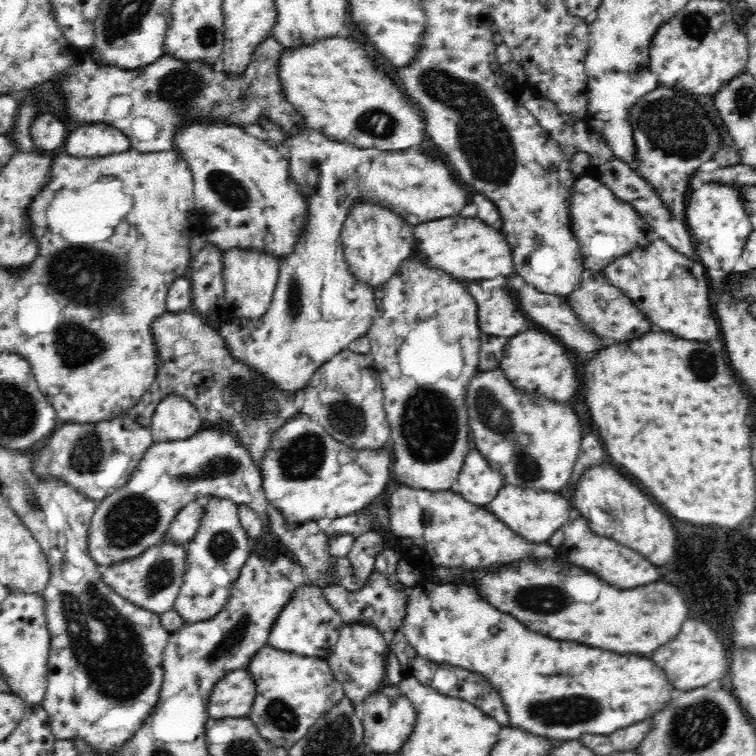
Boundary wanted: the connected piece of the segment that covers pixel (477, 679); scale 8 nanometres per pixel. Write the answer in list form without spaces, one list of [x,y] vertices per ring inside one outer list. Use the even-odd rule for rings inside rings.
[[[456,666],[450,672],[460,677],[457,678],[456,685],[446,692],[448,696],[472,702],[474,706],[482,708],[482,712],[494,716],[500,724],[510,722],[506,706],[498,694],[498,690],[494,687],[494,683],[488,679],[488,675],[462,667],[456,668]]]

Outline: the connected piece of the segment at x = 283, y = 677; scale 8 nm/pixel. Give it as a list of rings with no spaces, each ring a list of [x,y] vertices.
[[[266,645],[250,660],[247,668],[258,685],[258,694],[248,716],[260,735],[287,749],[306,736],[311,727],[345,697],[342,683],[336,680],[327,659],[294,656]]]

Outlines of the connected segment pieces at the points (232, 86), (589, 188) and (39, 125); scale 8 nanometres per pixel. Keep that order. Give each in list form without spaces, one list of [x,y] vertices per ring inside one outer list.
[[[272,39],[260,43],[244,71],[236,75],[222,68],[222,64],[218,64],[218,59],[182,60],[172,53],[164,52],[151,63],[133,69],[123,69],[112,65],[96,66],[91,57],[85,53],[79,61],[74,62],[68,74],[57,79],[57,83],[60,90],[64,90],[64,94],[68,96],[68,116],[74,122],[106,123],[127,136],[131,148],[137,151],[170,151],[183,158],[180,147],[176,144],[176,134],[184,124],[192,124],[192,122],[199,124],[223,122],[225,126],[237,126],[248,132],[258,132],[260,122],[267,120],[283,132],[285,140],[290,140],[292,136],[310,129],[306,128],[304,116],[288,101],[286,90],[282,86],[280,66],[278,66],[280,50],[282,47]]]
[[[588,174],[578,176],[570,199],[571,226],[578,237],[586,270],[602,271],[621,256],[630,254],[636,248],[646,248],[658,238],[648,220],[630,203],[619,199],[602,181]]]
[[[42,114],[34,120],[30,128],[30,136],[36,149],[54,150],[64,146],[66,140],[66,124],[52,114]]]

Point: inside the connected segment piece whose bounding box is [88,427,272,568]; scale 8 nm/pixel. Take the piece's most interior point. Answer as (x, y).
(136, 516)

